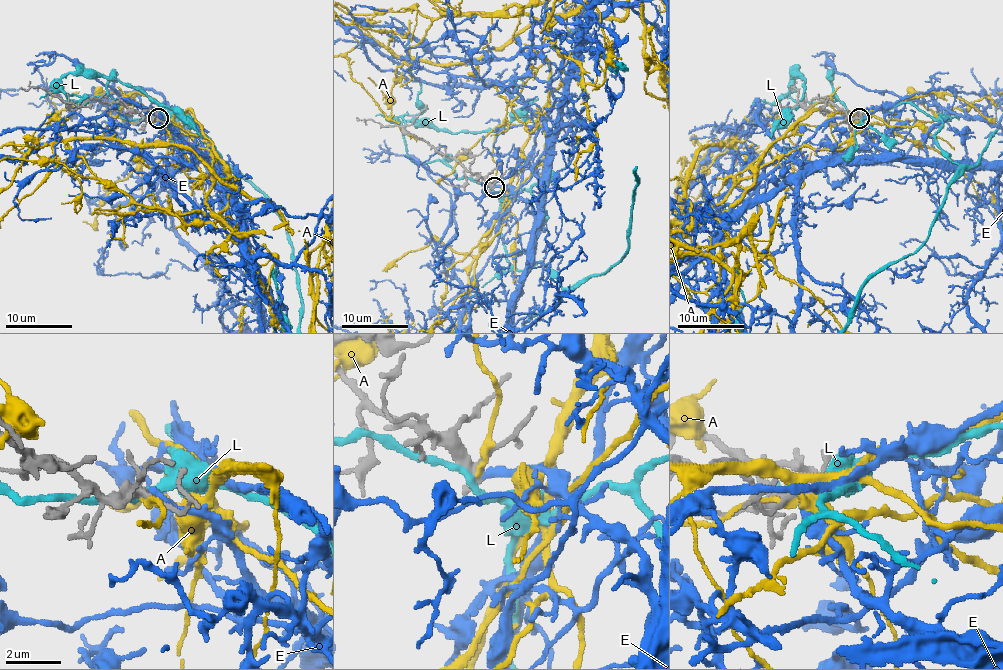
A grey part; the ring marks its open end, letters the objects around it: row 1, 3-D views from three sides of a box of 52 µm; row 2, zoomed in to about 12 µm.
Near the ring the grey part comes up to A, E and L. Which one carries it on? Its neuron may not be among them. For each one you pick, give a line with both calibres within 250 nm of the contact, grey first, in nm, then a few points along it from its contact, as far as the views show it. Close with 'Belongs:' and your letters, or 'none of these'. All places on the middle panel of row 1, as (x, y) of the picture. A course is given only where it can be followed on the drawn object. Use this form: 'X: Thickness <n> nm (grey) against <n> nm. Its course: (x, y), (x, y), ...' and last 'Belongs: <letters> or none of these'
E: Thickness 320 nm (grey) against 280 nm
Belongs: E

